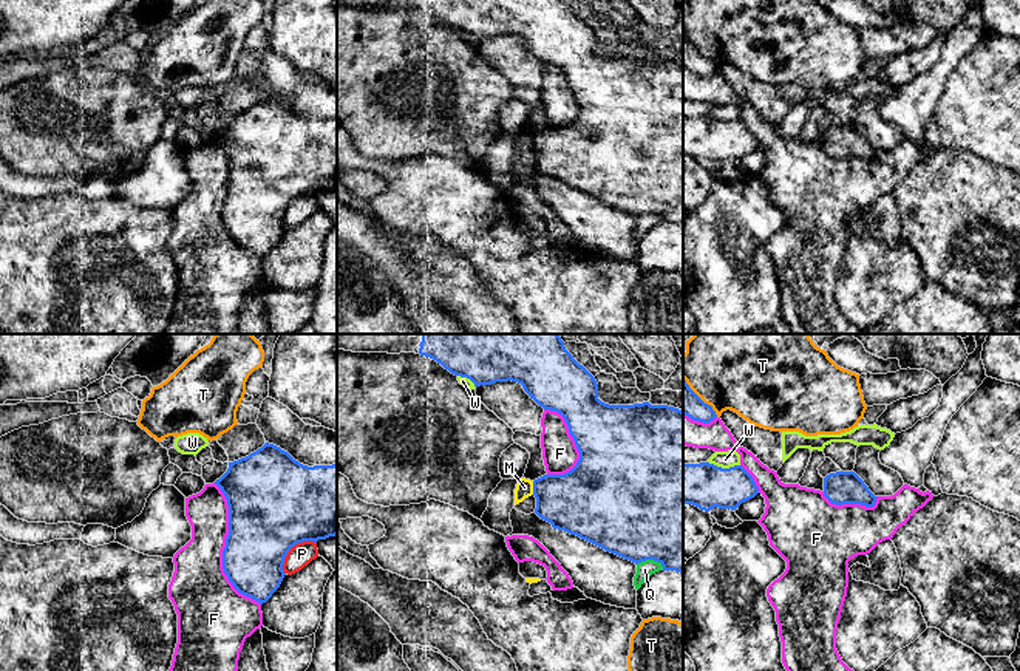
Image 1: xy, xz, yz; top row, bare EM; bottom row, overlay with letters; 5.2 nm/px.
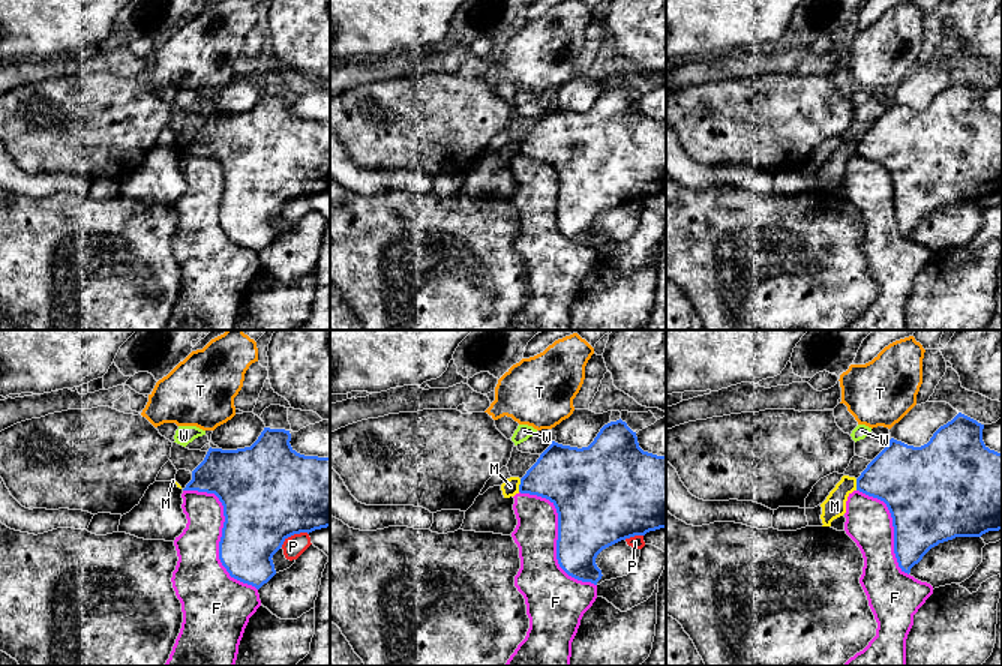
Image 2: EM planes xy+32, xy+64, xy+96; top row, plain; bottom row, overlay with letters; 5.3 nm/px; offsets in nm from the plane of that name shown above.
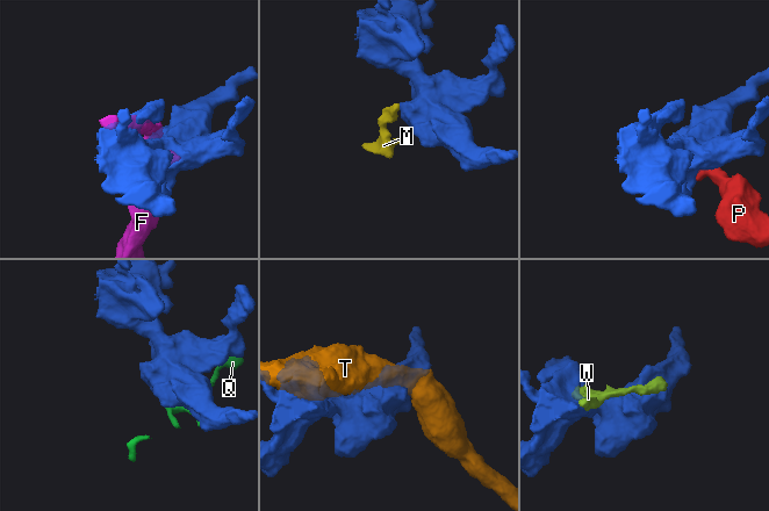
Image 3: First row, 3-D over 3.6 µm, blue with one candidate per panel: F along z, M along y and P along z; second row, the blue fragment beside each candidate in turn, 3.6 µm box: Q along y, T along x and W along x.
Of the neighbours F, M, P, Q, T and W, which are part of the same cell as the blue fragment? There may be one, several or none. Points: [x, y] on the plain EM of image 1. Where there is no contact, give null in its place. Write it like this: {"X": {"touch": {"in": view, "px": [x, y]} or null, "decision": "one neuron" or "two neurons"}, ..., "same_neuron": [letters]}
{"F": {"touch": {"in": "xy", "px": [224, 201]}, "decision": "two neurons"}, "M": {"touch": {"in": "xz", "px": [533, 141]}, "decision": "two neurons"}, "P": {"touch": {"in": "xy", "px": [289, 203]}, "decision": "two neurons"}, "Q": {"touch": {"in": "xz", "px": [651, 212]}, "decision": "two neurons"}, "T": {"touch": {"in": "yz", "px": [699, 51]}, "decision": "two neurons"}, "W": {"touch": {"in": "yz", "px": [724, 122]}, "decision": "two neurons"}, "same_neuron": []}

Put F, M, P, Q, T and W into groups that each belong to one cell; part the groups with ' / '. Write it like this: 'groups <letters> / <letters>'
groups F / M W / P / Q / T

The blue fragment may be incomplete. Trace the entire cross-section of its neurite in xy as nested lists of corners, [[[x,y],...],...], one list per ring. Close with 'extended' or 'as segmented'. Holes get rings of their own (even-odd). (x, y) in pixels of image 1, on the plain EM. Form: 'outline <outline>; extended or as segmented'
outline [[[266,96],[249,110],[229,116],[227,125],[215,138],[229,159],[224,227],[240,247],[260,258],[280,241],[286,229],[284,212],[295,198],[337,189],[337,118],[308,121]]]; as segmented

